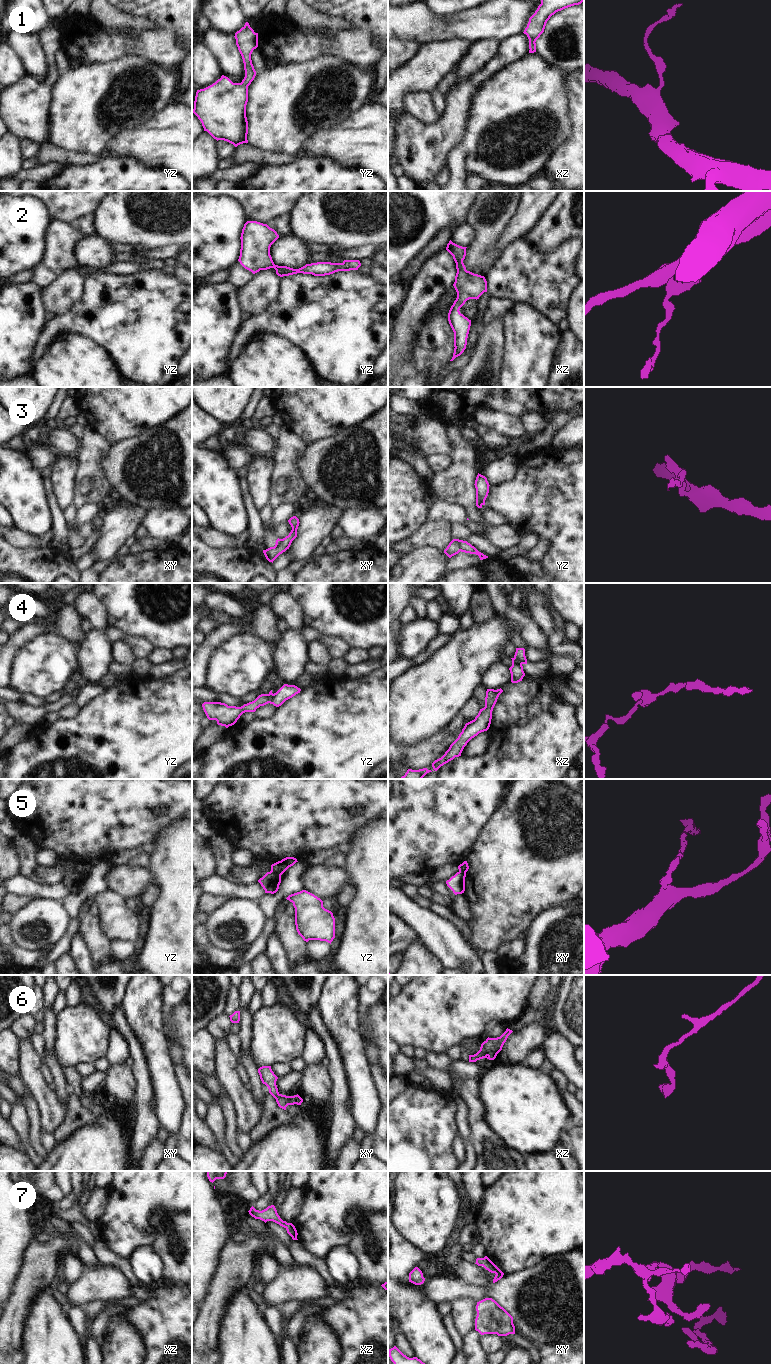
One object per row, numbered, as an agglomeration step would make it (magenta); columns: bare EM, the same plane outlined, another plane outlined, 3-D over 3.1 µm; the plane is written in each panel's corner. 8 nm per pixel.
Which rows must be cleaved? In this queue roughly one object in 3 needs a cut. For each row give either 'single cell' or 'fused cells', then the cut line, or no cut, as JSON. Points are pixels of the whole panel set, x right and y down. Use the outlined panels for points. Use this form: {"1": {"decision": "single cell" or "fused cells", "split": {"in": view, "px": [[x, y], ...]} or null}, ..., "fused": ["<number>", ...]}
{"1": {"decision": "single cell", "split": null}, "2": {"decision": "single cell", "split": null}, "3": {"decision": "fused cells", "split": {"in": "yz", "px": [[458, 540], [460, 550]]}}, "4": {"decision": "single cell", "split": null}, "5": {"decision": "fused cells", "split": {"in": "yz", "px": [[271, 870], [280, 876]]}}, "6": {"decision": "single cell", "split": null}, "7": {"decision": "single cell", "split": null}, "fused": ["3", "5"]}

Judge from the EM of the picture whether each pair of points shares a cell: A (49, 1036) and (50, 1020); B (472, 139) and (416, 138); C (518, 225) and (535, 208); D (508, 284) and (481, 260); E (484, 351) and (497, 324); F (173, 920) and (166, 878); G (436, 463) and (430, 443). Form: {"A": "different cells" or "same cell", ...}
{"A": "same cell", "B": "different cells", "C": "same cell", "D": "different cells", "E": "same cell", "F": "same cell", "G": "different cells"}

